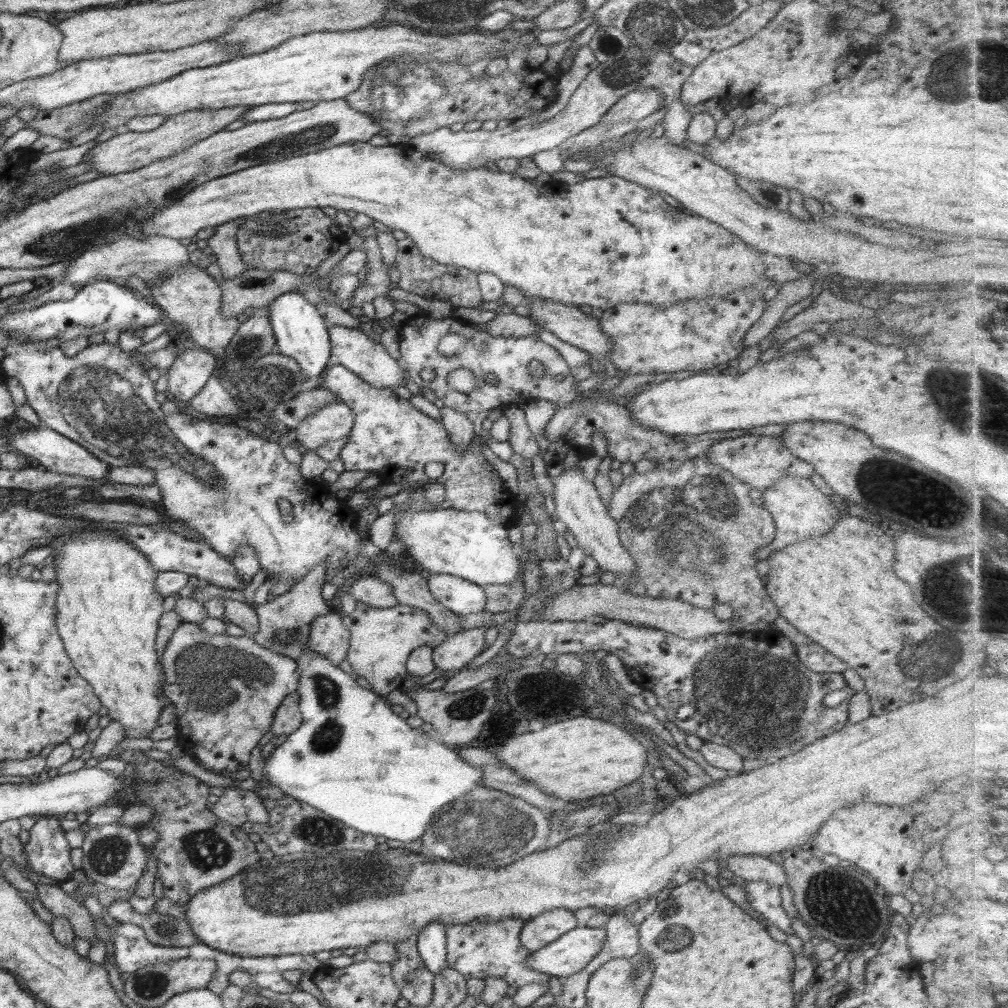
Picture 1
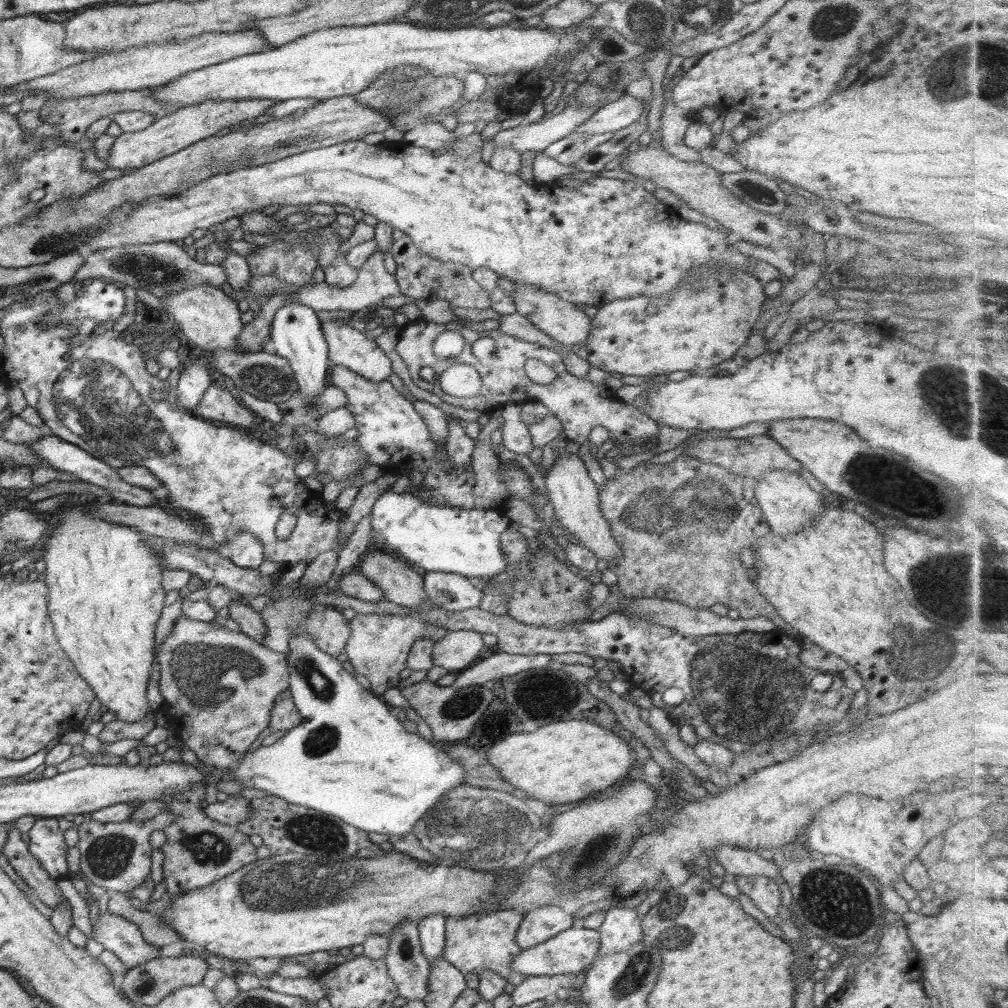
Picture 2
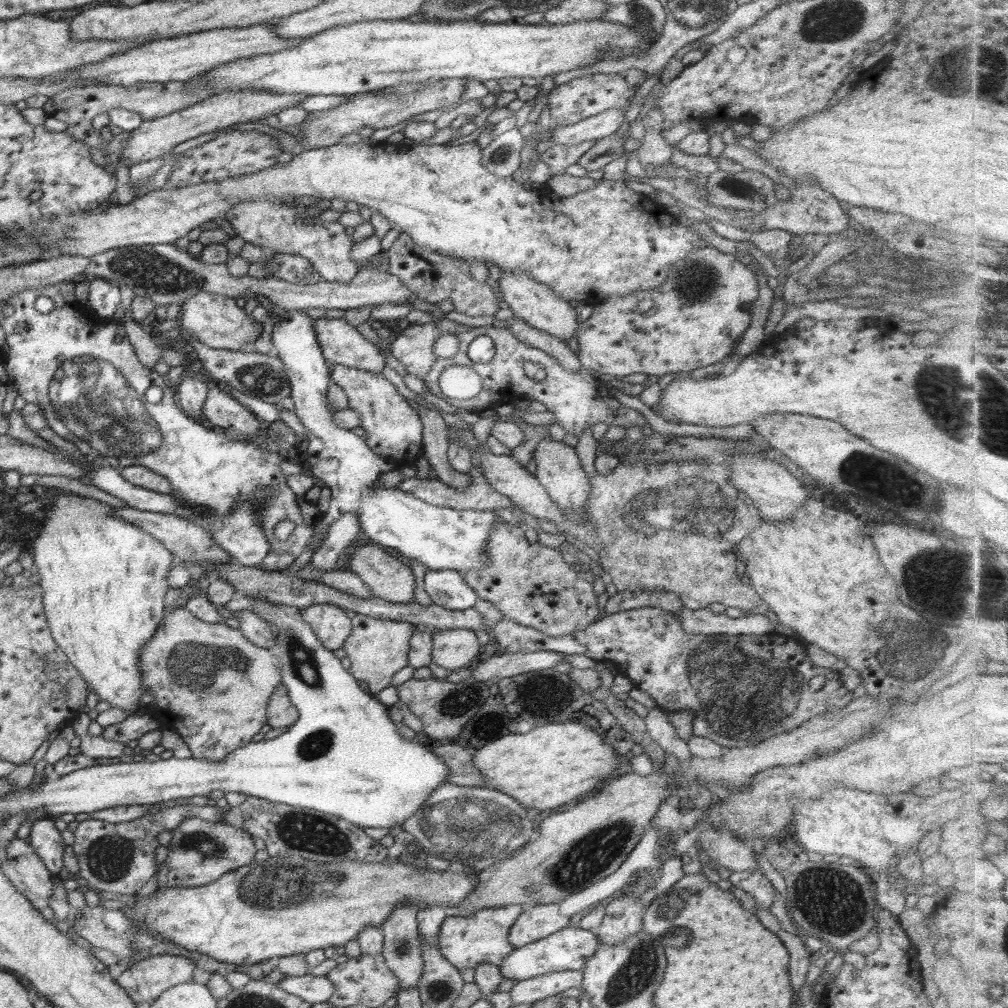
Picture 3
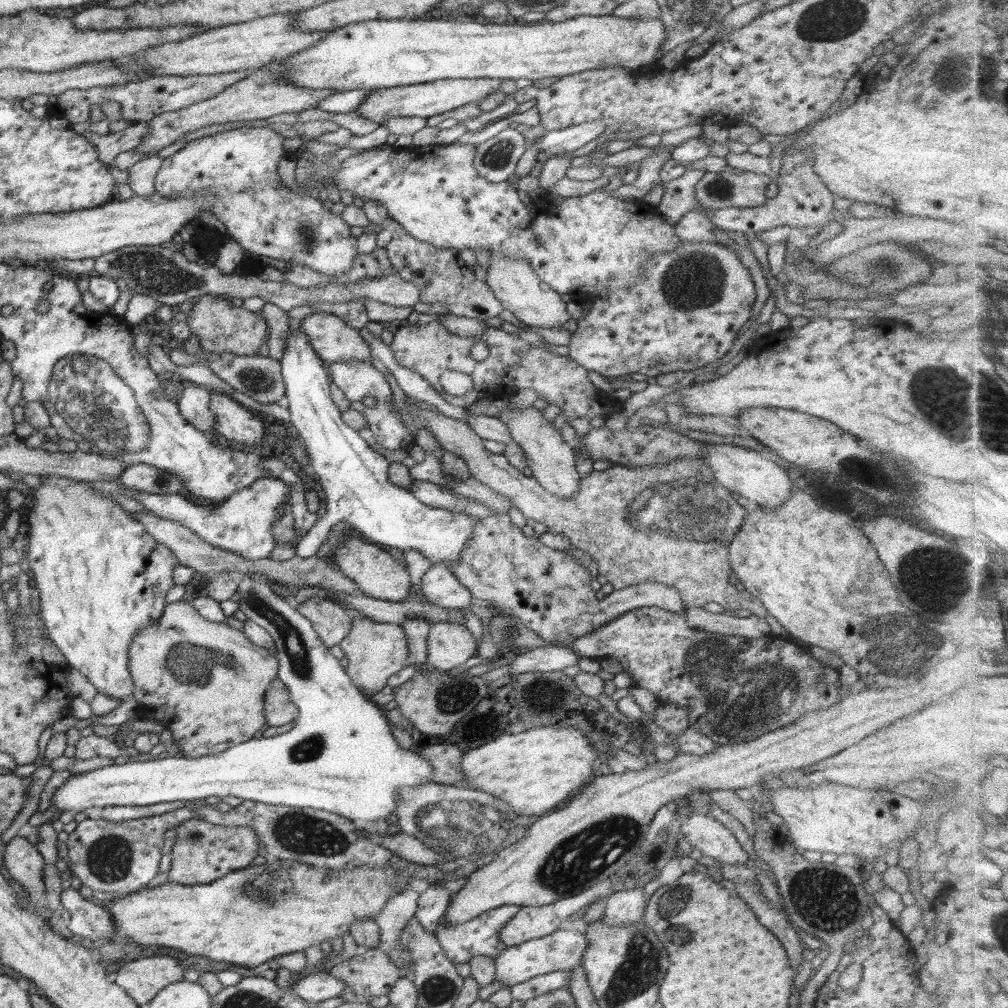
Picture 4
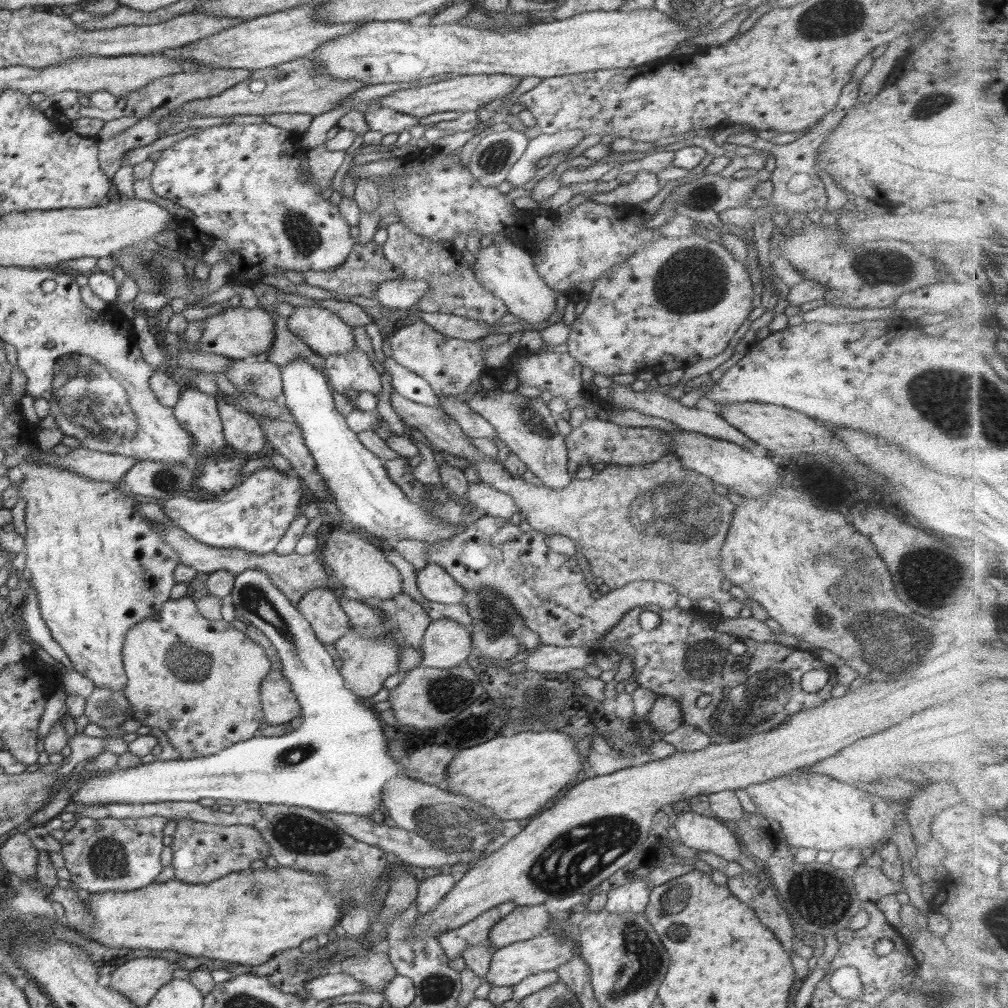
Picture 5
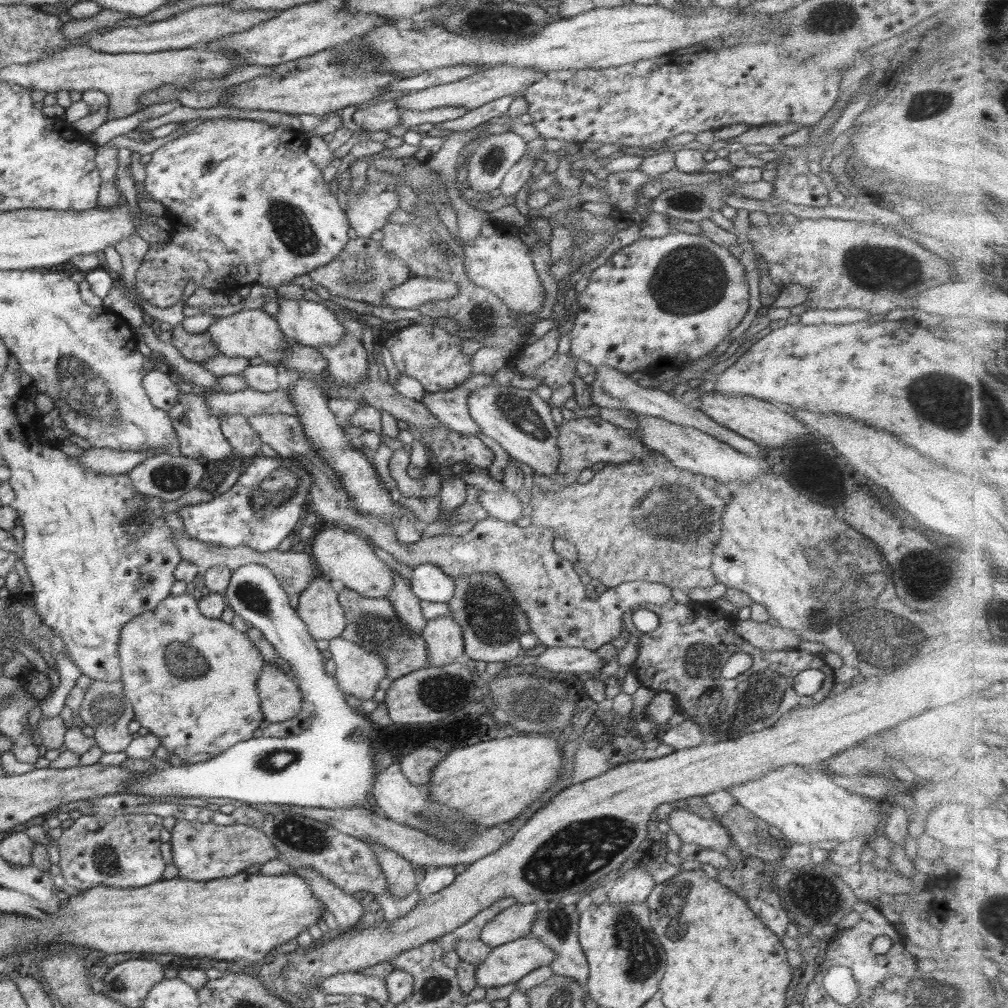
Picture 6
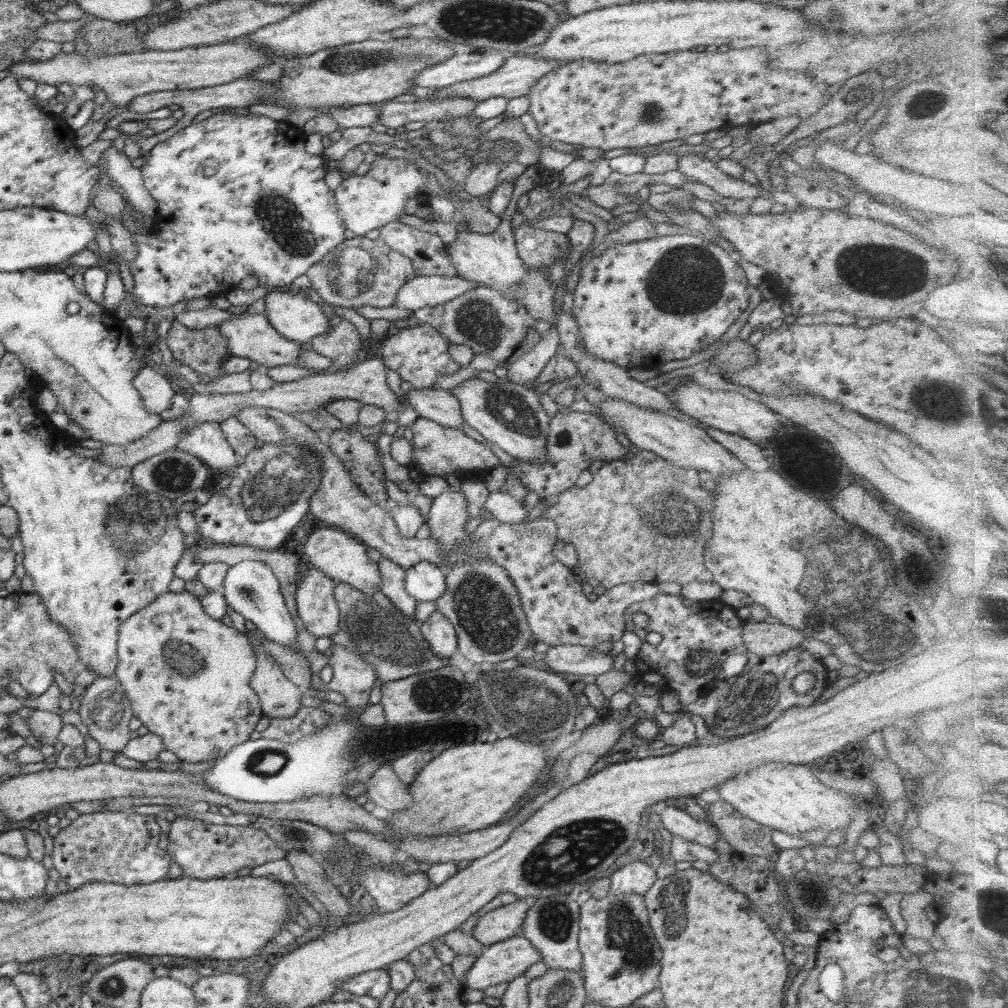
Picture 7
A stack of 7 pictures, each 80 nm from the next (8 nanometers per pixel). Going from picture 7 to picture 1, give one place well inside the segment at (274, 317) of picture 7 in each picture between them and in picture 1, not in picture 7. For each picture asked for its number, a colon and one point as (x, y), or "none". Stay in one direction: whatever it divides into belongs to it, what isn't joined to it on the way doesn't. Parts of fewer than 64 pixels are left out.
1: (359, 351)
2: (348, 346)
3: (341, 343)
4: (332, 339)
5: (324, 332)
6: (307, 322)

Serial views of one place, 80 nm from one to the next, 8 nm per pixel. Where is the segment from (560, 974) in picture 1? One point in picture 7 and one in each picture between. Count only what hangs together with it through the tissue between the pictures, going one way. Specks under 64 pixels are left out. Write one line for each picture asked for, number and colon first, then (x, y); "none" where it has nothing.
2: (572, 950)
3: (570, 948)
4: (563, 949)
5: (510, 964)
6: (508, 963)
7: (503, 961)

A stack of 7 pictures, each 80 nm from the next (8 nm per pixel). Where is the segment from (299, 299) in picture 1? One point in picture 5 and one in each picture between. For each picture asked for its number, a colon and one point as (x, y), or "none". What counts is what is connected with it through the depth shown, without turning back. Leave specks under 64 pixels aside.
2: (296, 335)
3: (440, 538)
4: (354, 477)
5: (357, 480)

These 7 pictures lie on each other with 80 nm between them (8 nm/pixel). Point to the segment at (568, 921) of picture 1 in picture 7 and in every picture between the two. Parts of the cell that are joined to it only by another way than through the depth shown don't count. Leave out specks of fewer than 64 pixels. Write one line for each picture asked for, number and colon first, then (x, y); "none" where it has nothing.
2: (540, 924)
3: (539, 921)
4: (528, 923)
5: (524, 922)
6: (515, 922)
7: (503, 922)

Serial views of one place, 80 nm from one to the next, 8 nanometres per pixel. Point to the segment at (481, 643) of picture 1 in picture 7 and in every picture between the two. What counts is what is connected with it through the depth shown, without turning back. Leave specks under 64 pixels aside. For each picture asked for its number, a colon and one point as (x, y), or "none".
2: (455, 650)
3: (453, 649)
4: (449, 645)
5: (446, 643)
6: (443, 638)
7: (437, 630)

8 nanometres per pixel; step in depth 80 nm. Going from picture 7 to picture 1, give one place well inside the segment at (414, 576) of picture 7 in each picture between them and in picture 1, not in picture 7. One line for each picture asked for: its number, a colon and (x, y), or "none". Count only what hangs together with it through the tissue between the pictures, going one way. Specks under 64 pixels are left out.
1: (459, 595)
2: (451, 591)
3: (447, 588)
4: (439, 585)
5: (436, 585)
6: (428, 582)

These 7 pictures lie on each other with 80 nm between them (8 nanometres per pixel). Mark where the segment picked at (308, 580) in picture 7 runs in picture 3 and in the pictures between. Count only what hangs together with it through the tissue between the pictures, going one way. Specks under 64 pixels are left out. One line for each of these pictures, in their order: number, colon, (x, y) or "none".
3: (332, 626)
4: (330, 621)
5: (319, 606)
6: (319, 608)

